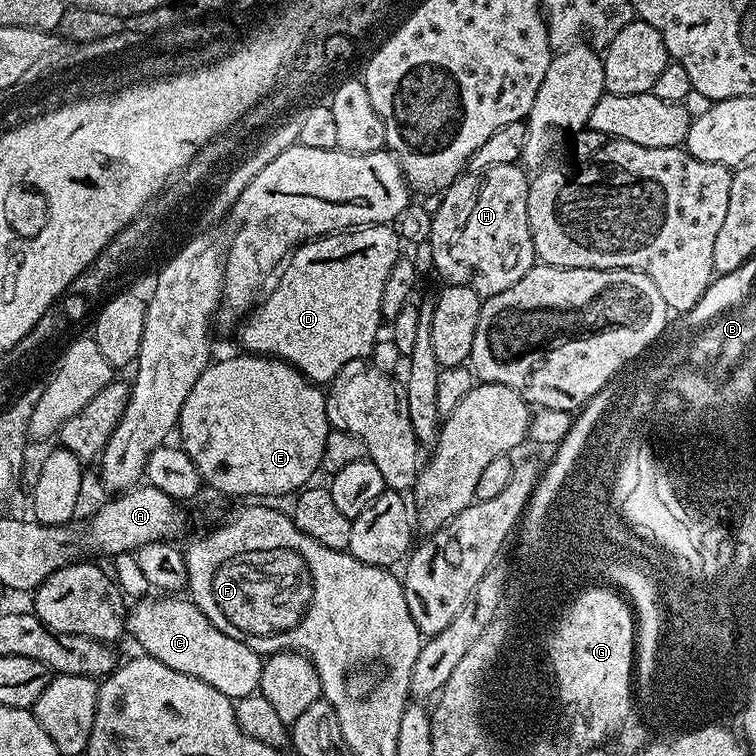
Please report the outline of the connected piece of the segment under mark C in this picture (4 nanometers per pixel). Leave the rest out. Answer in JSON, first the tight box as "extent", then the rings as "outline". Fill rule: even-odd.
{"extent":[126,594,264,702],"outline":[[[164,594],[160,600],[140,598],[127,609],[126,632],[140,643],[139,651],[145,656],[158,658],[158,662],[194,677],[201,685],[209,684],[216,692],[229,696],[232,702],[241,700],[260,687],[264,660],[260,653],[250,650],[246,642],[222,634],[191,599],[176,594]]]}

